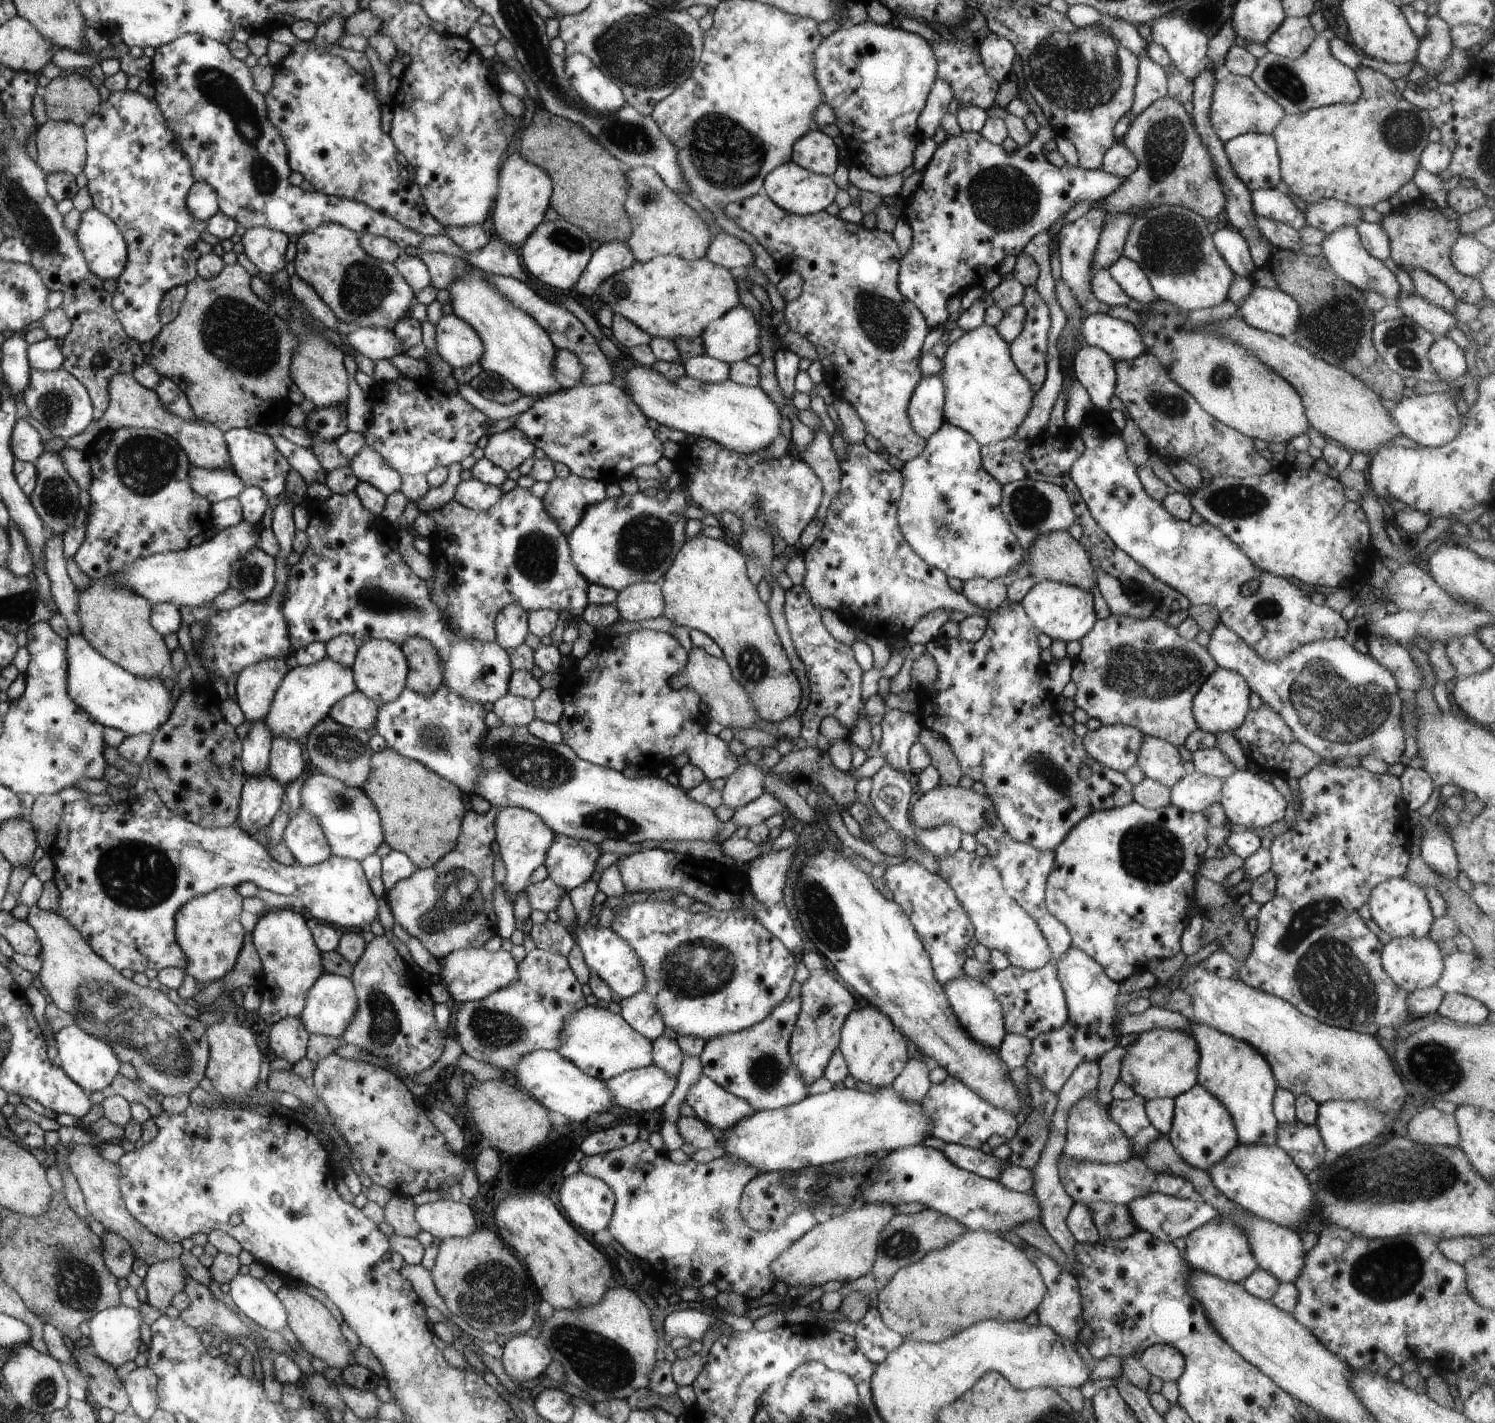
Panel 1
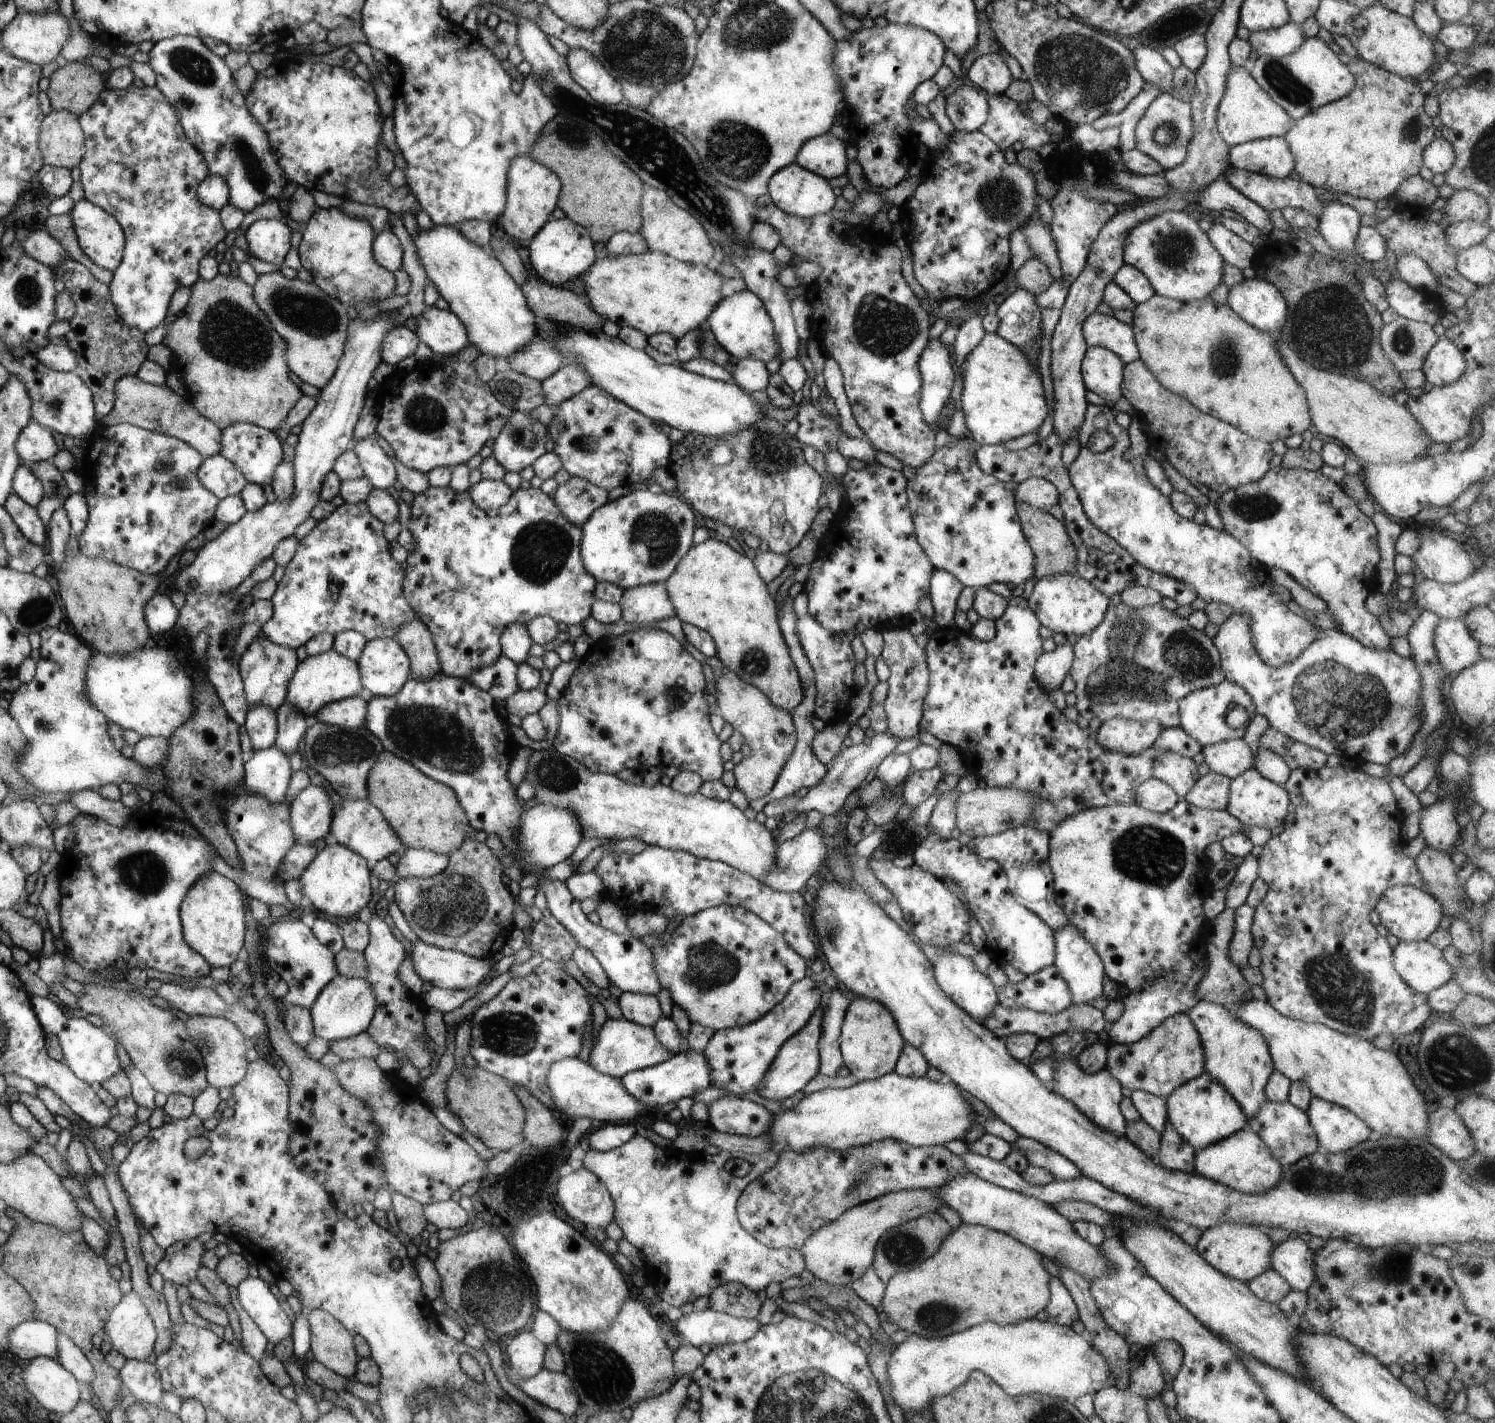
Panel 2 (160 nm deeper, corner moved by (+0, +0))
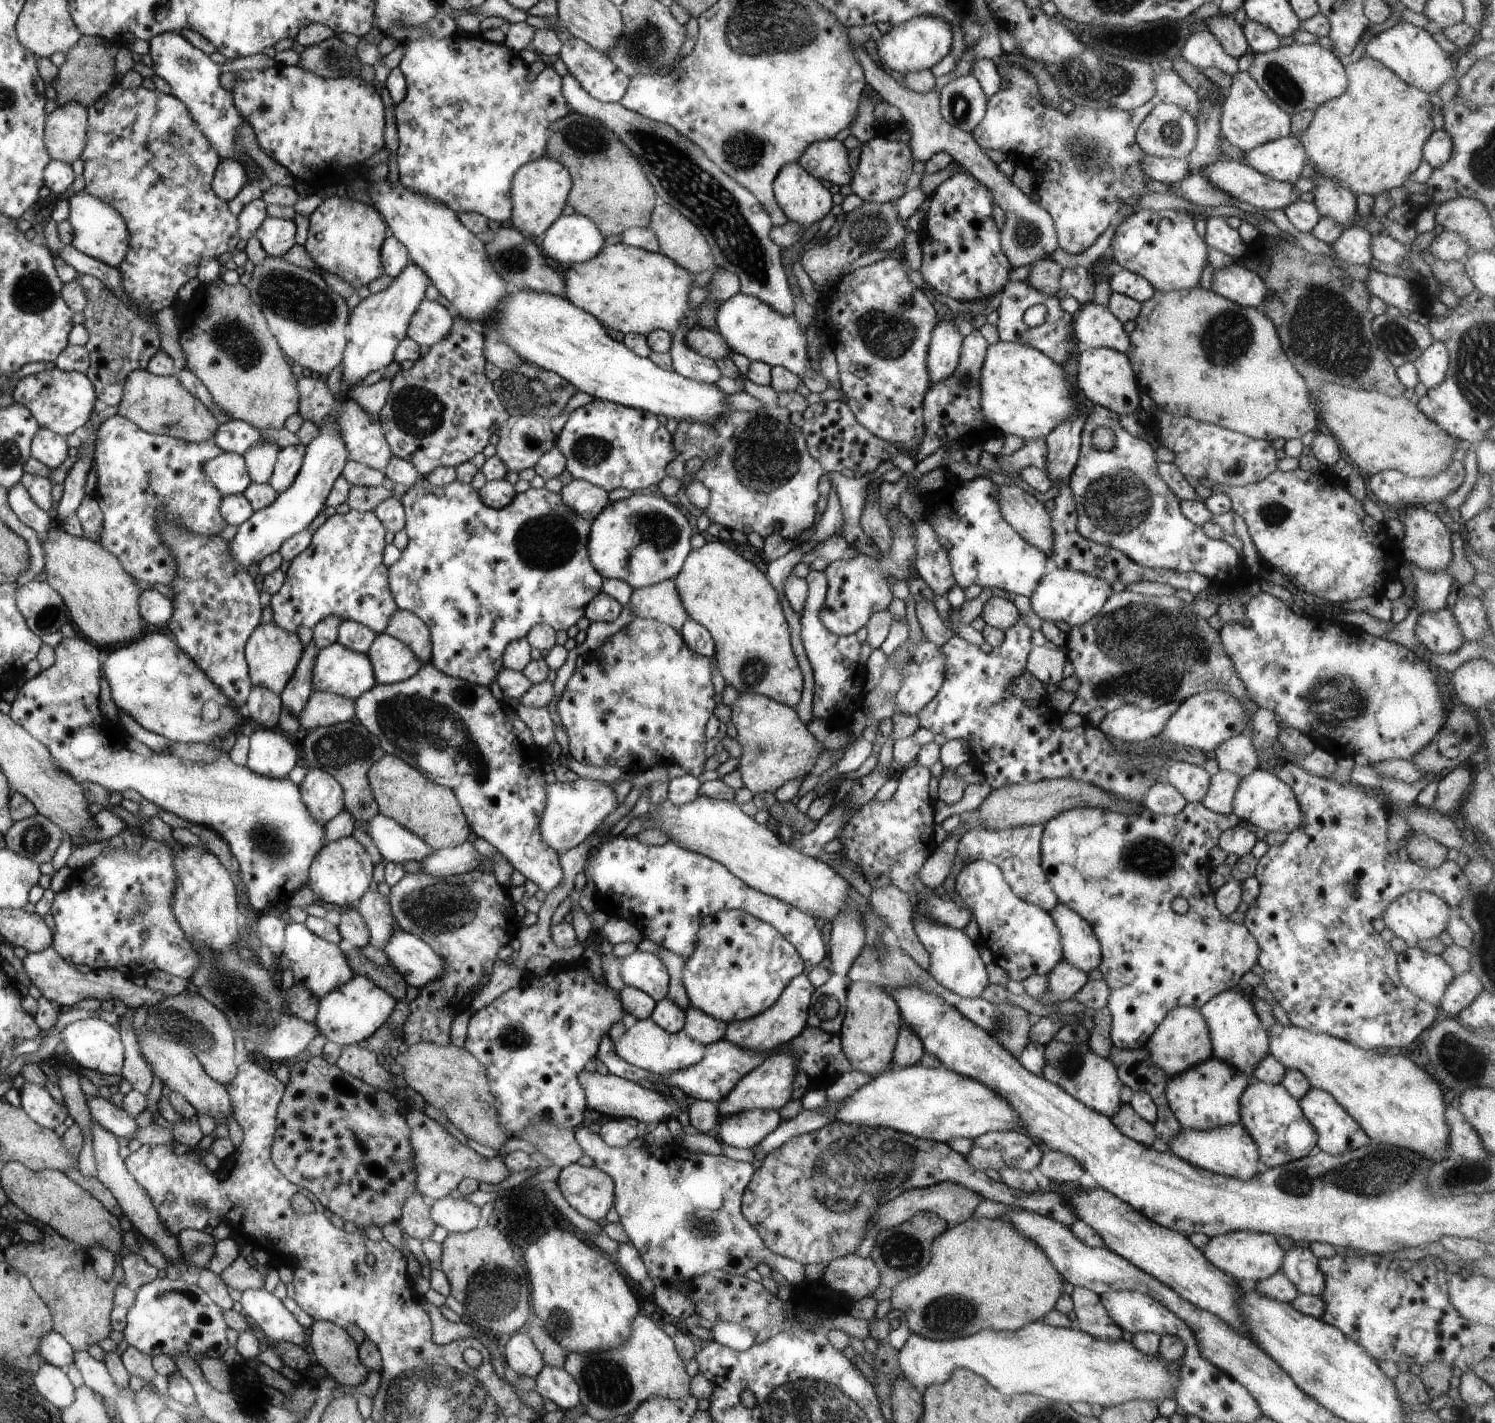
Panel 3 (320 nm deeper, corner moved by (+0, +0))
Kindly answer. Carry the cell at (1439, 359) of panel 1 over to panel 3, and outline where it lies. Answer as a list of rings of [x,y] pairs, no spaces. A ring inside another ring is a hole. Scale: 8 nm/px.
[[[1434,341],[1413,362],[1416,367],[1419,382],[1426,388],[1438,386],[1450,368],[1450,355],[1447,346],[1440,341]]]

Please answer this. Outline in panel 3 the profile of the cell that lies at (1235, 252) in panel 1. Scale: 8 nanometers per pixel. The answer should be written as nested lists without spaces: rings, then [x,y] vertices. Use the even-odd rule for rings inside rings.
[[[1220,216],[1207,218],[1206,234],[1204,234],[1203,240],[1208,247],[1228,254],[1233,260],[1243,260],[1247,250],[1247,245],[1242,241],[1237,230],[1231,228],[1226,218]]]

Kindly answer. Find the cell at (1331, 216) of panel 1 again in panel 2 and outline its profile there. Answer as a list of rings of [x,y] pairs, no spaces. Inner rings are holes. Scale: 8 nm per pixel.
[[[1234,166],[1227,168],[1227,171],[1222,174],[1224,178],[1238,192],[1241,192],[1246,198],[1252,202],[1259,204],[1264,210],[1269,213],[1272,210],[1283,210],[1286,207],[1294,207],[1313,212],[1318,216],[1323,209],[1323,202],[1318,198],[1315,188],[1303,181],[1286,177],[1285,179],[1275,179],[1260,173],[1255,173],[1246,169],[1239,169]]]

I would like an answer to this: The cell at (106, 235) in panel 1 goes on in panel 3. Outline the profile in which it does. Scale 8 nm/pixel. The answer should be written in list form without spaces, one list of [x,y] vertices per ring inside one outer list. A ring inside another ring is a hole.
[[[84,190],[68,196],[69,217],[74,238],[71,245],[82,254],[99,260],[111,267],[120,267],[129,249],[129,230],[120,213],[100,197]]]

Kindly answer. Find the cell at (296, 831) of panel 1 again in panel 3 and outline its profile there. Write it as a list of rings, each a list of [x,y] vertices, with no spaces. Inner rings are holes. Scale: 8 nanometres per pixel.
[[[309,768],[300,791],[311,816],[324,824],[345,811],[344,788],[324,769]]]

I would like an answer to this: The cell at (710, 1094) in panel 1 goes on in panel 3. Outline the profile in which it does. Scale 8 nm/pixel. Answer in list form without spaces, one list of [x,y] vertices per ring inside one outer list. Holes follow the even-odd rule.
[[[755,1109],[730,1117],[720,1116],[718,1134],[722,1143],[744,1150],[754,1149],[783,1122],[778,1111]]]

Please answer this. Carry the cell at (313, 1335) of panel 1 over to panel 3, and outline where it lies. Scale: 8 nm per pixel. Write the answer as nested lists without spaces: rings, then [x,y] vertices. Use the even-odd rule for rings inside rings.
[[[314,1321],[309,1330],[308,1343],[312,1346],[312,1357],[322,1366],[327,1376],[335,1380],[337,1384],[344,1386],[359,1386],[368,1376],[368,1367],[358,1358],[358,1343],[350,1338],[349,1332],[344,1327],[339,1327],[328,1321]]]

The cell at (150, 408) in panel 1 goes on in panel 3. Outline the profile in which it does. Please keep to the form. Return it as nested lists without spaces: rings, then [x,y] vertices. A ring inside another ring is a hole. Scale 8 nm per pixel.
[[[147,368],[130,374],[125,384],[124,398],[118,406],[118,415],[134,421],[147,433],[178,437],[194,443],[212,439],[220,426],[210,410],[182,386],[175,374],[155,375]]]

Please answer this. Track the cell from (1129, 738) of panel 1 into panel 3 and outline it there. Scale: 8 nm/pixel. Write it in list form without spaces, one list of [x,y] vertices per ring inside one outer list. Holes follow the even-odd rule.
[[[1172,702],[1154,710],[1142,710],[1140,706],[1124,704],[1107,713],[1098,725],[1099,730],[1109,738],[1122,742],[1144,742],[1166,728],[1166,722],[1178,710],[1180,702]]]

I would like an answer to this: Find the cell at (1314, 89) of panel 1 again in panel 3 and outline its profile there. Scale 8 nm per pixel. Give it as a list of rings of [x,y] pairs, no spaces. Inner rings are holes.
[[[1317,42],[1312,44],[1292,43],[1266,53],[1254,54],[1252,65],[1247,71],[1258,87],[1278,106],[1283,112],[1293,116],[1304,110],[1315,110],[1333,98],[1342,96],[1347,91],[1348,77],[1343,67],[1344,61],[1340,60],[1331,49],[1325,49]]]

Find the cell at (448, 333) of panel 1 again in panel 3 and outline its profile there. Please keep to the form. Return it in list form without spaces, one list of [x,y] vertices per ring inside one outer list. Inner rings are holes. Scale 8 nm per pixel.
[[[424,299],[409,322],[407,337],[420,346],[432,347],[449,335],[455,316],[442,303]]]

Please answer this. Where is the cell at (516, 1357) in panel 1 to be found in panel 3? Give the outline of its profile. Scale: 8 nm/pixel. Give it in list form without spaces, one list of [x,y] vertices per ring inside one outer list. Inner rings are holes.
[[[514,1333],[504,1346],[503,1359],[513,1375],[524,1374],[536,1378],[545,1368],[544,1357],[533,1339],[526,1333]]]

